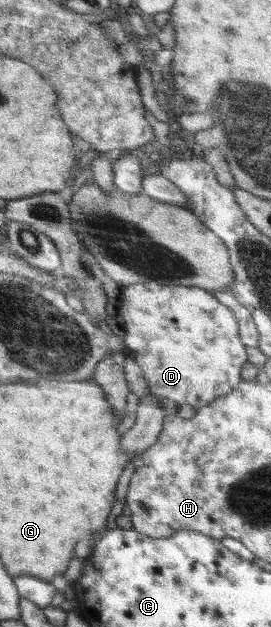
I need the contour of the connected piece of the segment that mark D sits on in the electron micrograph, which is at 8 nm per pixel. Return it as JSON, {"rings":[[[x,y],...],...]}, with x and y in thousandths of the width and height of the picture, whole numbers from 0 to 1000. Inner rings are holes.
{"rings":[[[502,450],[446,459],[450,486],[424,509],[465,531],[472,565],[520,585],[554,625],[635,648],[708,646],[738,654],[804,633],[856,625],[889,609],[893,582],[911,577],[867,501],[768,463],[723,456],[605,455],[590,450]]]}

